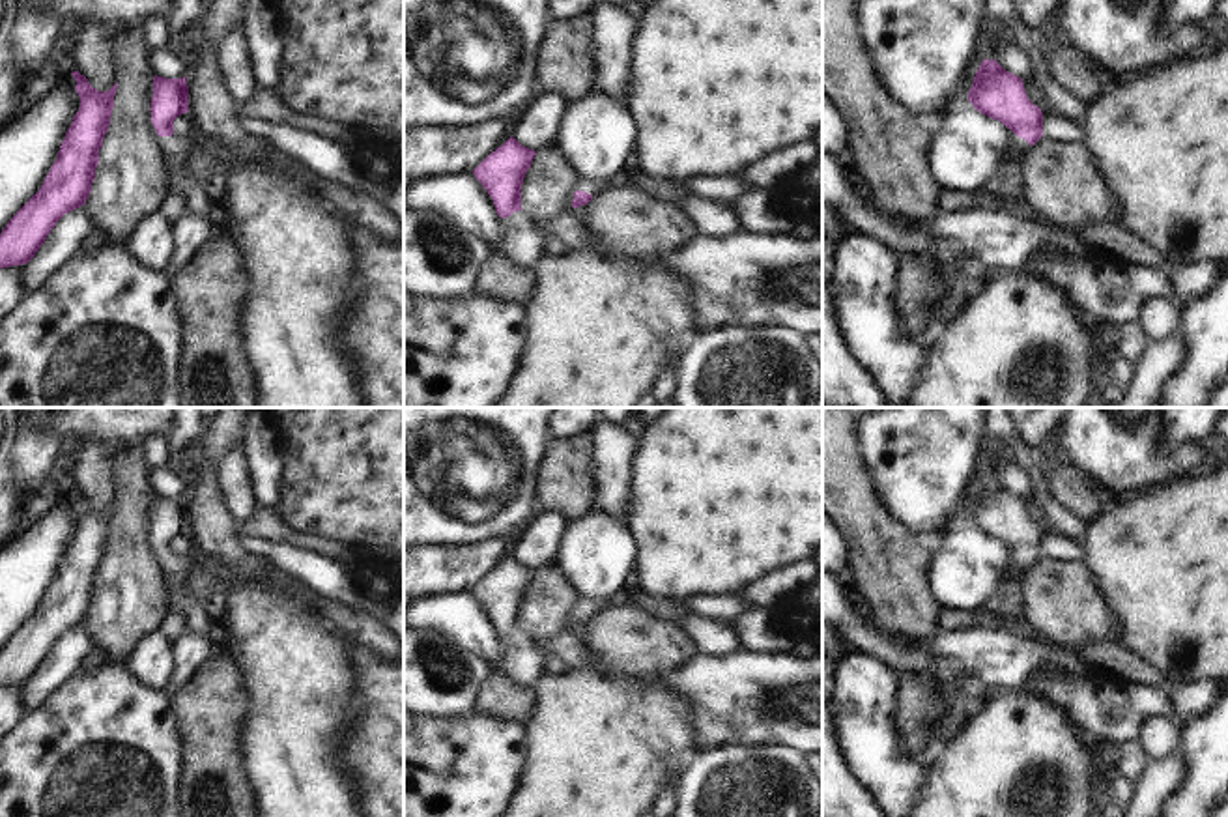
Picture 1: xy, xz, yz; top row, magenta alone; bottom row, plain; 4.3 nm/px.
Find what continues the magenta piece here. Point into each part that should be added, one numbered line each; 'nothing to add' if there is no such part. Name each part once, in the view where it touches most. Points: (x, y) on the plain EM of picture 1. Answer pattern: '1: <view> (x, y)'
1: xy (176, 567)

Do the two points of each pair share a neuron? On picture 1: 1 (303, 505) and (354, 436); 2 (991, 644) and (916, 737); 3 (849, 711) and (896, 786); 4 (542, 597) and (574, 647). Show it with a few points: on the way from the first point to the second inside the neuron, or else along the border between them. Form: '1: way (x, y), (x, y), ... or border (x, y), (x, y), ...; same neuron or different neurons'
1: way (320, 488), (354, 453); same neuron
2: border (901, 672), (931, 673), (941, 679); different neurons
3: way (864, 730), (870, 752), (881, 767); same neuron
4: border (572, 627), (550, 642), (531, 642); different neurons

